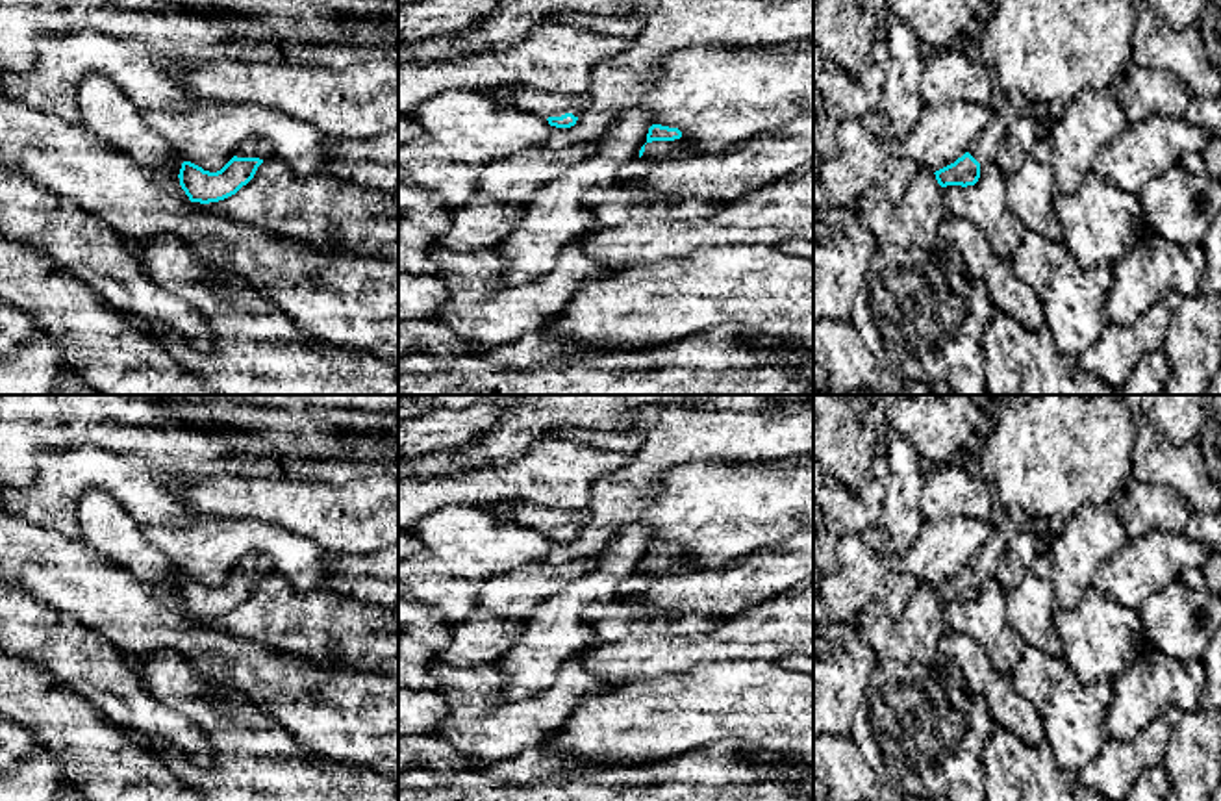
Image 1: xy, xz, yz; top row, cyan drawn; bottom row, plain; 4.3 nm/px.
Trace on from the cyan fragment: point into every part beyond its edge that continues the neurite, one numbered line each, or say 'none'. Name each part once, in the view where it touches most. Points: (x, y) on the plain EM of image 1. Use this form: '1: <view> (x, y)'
1: xz (545, 520)
2: xz (658, 566)

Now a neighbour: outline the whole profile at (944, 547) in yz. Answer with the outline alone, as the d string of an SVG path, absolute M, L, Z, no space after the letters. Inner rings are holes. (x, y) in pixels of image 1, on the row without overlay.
M965 515L925 519L915 543L895 558L895 571L936 588L969 566L991 530L989 521Z

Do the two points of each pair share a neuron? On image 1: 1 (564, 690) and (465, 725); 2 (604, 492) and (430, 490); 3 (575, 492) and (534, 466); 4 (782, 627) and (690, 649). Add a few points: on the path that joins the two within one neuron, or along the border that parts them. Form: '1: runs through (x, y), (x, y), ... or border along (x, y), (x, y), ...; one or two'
1: runs through (540, 714), (519, 725), (490, 725); one
2: border along (623, 464), (593, 484), (591, 501), (584, 510); two
3: runs through (566, 486), (553, 473), (543, 473); one
4: runs through (760, 635), (712, 648); one

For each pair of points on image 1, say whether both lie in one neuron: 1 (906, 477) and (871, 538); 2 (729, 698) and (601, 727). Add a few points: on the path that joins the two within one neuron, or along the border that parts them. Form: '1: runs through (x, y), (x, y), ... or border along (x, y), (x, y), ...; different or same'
1: runs through (903, 492), (901, 510), (886, 525); same
2: runs through (697, 709), (632, 724); same

